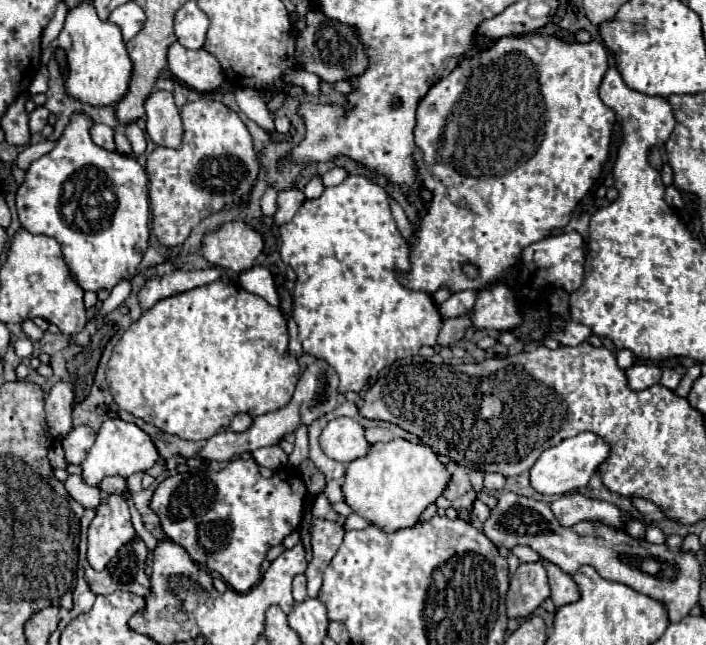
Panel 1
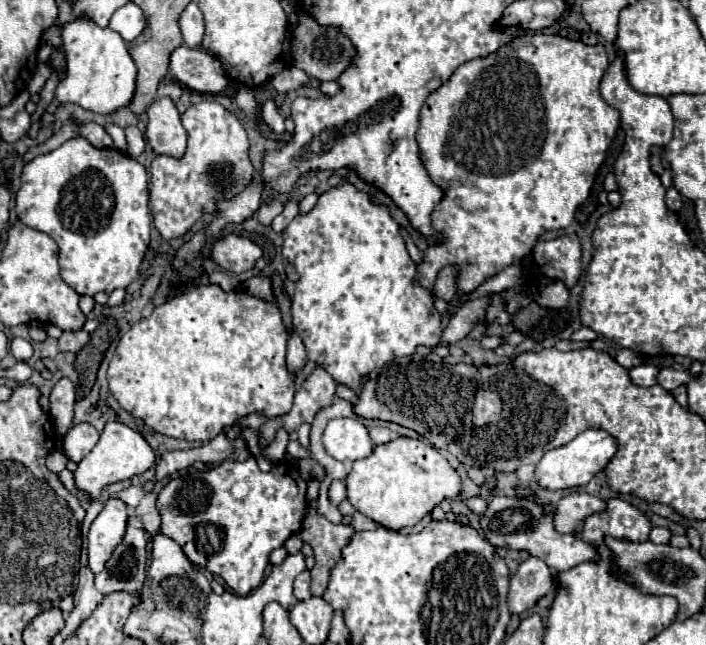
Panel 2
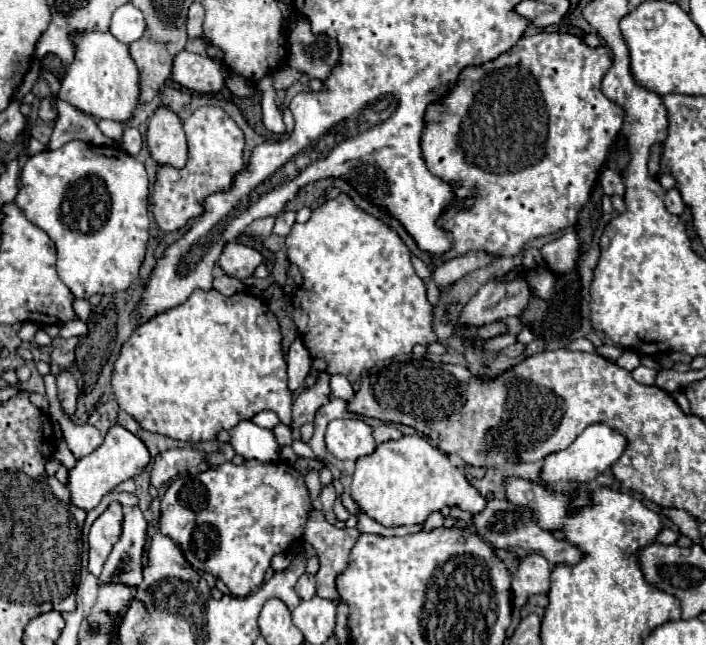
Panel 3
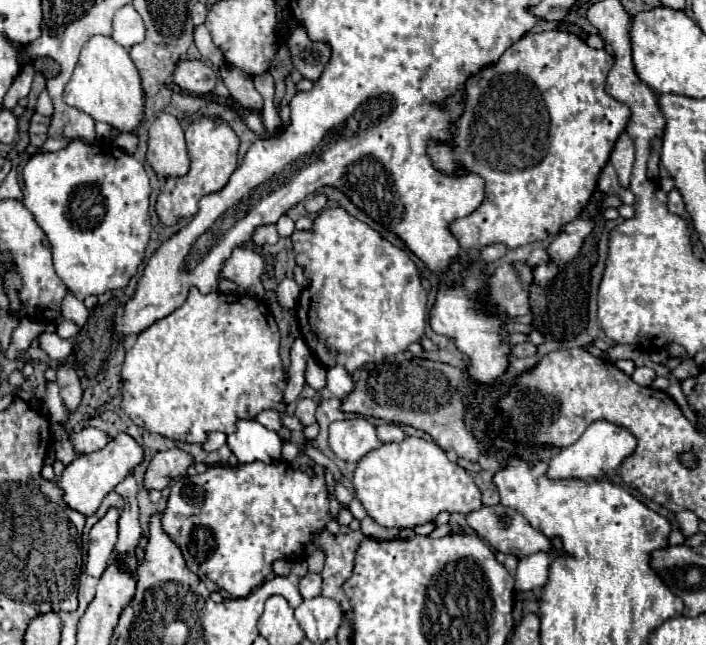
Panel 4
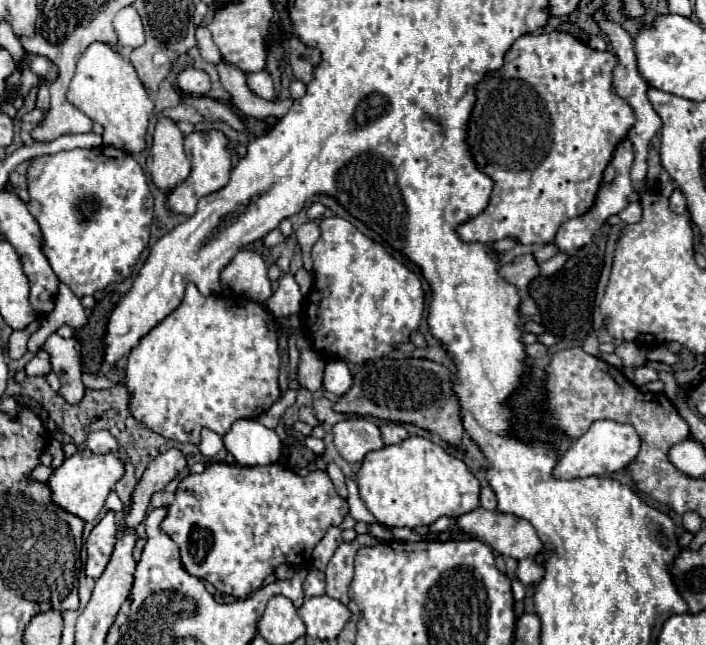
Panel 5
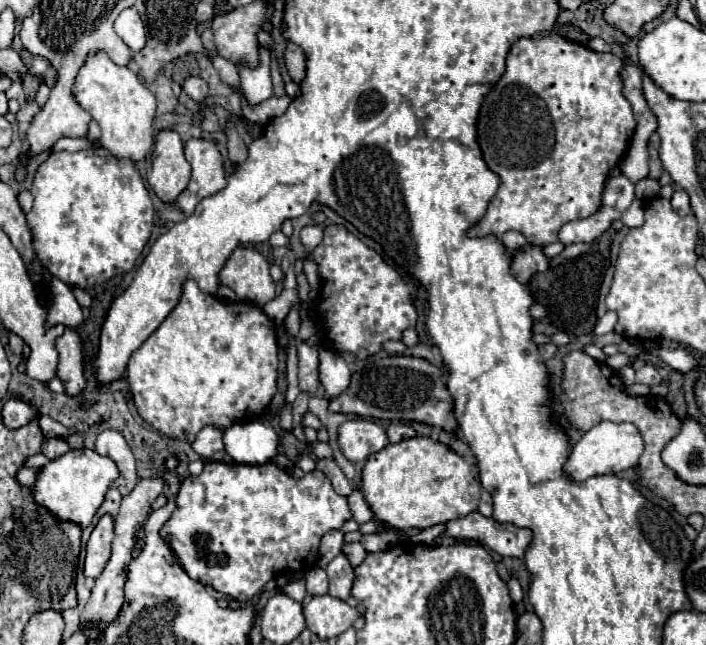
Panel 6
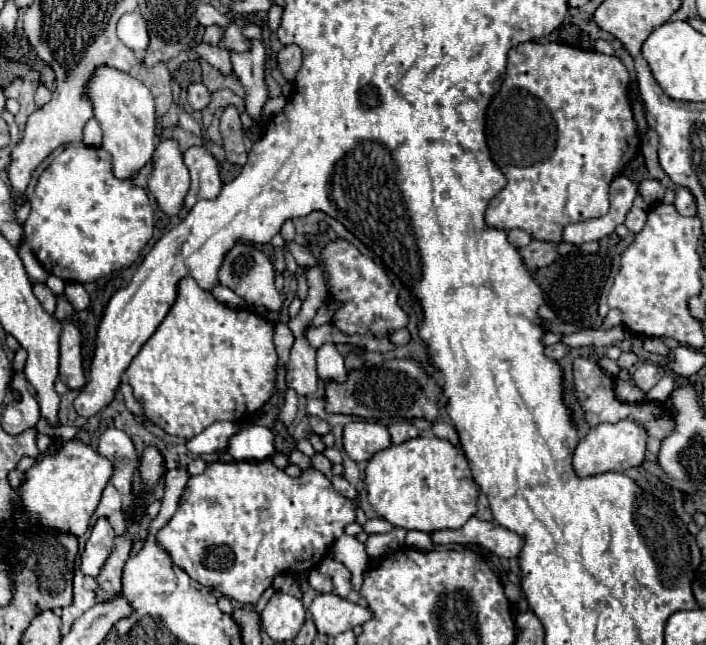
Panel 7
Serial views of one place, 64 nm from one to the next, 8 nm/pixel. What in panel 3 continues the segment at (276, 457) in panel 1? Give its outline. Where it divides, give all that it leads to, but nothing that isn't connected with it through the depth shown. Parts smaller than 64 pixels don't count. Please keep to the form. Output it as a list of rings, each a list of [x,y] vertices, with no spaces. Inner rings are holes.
[[[278,424],[278,426],[274,428],[274,436],[276,436],[280,448],[286,446],[286,444],[292,444],[292,432],[290,432],[290,428],[284,426],[284,424]]]

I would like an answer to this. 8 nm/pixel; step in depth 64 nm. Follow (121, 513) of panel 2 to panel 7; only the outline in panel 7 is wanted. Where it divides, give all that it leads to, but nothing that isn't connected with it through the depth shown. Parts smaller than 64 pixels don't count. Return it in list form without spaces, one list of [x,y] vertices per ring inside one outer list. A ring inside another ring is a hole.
[[[100,518],[94,528],[92,528],[92,534],[86,542],[86,548],[84,548],[84,554],[82,554],[82,562],[80,562],[80,570],[88,576],[98,576],[104,562],[108,560],[108,556],[112,554],[112,548],[114,548],[114,538],[116,538],[116,532],[114,528],[108,524],[106,518]]]

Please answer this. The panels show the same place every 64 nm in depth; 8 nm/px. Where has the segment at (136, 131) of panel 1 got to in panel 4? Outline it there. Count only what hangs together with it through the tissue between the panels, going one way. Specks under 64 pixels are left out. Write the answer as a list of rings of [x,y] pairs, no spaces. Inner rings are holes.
[[[124,134],[124,136],[120,136],[120,138],[116,140],[116,144],[118,144],[122,150],[126,150],[128,154],[134,154],[134,152],[136,152],[136,146],[138,146],[138,138],[136,138],[134,134]]]

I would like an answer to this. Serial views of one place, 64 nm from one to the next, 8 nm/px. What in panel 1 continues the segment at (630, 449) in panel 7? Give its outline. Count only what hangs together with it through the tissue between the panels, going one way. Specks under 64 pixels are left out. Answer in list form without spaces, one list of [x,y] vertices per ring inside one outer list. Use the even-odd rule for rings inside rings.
[[[582,432],[574,438],[568,438],[560,442],[558,446],[552,446],[540,454],[536,464],[530,470],[530,482],[532,486],[542,494],[564,494],[578,490],[588,484],[590,476],[598,470],[598,466],[610,456],[610,444],[594,434],[594,432]]]

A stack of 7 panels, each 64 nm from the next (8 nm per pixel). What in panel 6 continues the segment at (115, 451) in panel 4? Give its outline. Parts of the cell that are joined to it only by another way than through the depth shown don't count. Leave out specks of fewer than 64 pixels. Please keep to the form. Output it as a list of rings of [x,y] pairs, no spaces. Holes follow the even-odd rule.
[[[88,448],[68,450],[66,454],[50,460],[46,466],[38,470],[36,482],[32,486],[32,498],[38,506],[46,508],[58,520],[74,522],[84,530],[86,526],[90,526],[96,510],[104,502],[108,486],[116,480],[116,476],[118,468],[114,460],[110,460],[108,456],[100,456]]]

